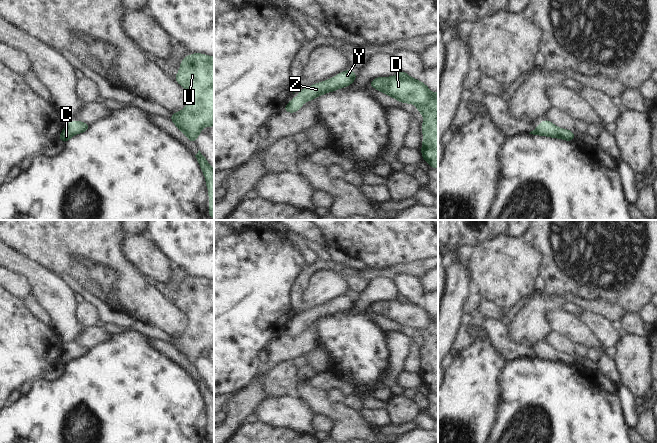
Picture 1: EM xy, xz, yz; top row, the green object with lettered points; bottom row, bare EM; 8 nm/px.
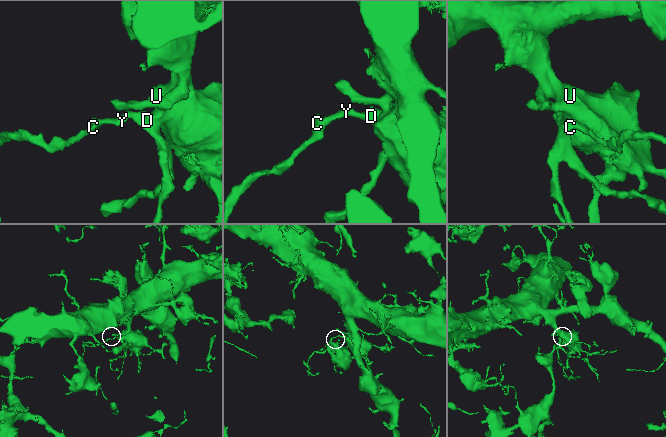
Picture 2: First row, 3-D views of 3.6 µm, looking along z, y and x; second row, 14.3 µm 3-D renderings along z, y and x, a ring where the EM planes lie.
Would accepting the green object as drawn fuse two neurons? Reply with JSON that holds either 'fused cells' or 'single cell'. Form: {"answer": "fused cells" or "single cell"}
{"answer": "single cell"}

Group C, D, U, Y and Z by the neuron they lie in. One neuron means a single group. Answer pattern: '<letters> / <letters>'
C D U Y Z

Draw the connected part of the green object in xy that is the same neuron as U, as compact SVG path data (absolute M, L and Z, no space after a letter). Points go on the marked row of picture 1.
M200 53L186 56L181 61L180 70L174 79L188 91L189 103L182 111L173 113L171 121L191 142L196 143L201 128L214 125L214 57Z

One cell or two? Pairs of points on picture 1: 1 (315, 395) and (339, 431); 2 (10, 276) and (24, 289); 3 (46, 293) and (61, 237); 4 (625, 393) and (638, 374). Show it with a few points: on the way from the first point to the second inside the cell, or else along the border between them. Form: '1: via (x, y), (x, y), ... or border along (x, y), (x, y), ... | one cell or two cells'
1: via (324, 404), (339, 419), (339, 422) | one cell
2: via (13, 279), (21, 287) | one cell
3: border along (31, 259), (34, 259), (55, 273) | two cells
4: border along (621, 383), (633, 396) | two cells

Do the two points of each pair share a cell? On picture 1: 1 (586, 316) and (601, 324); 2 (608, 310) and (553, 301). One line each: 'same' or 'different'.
1: same
2: same

